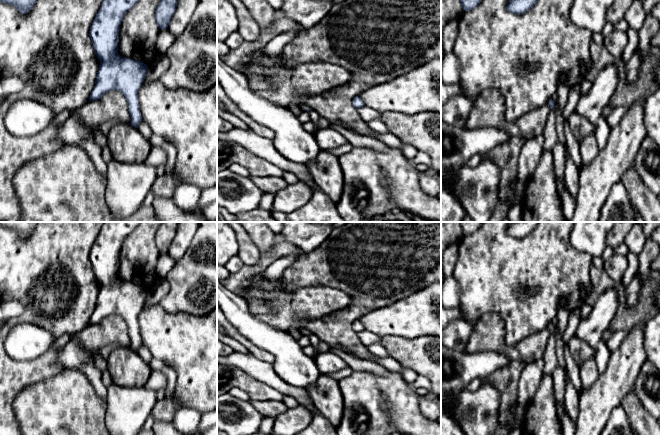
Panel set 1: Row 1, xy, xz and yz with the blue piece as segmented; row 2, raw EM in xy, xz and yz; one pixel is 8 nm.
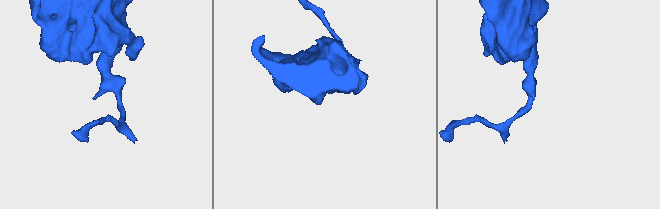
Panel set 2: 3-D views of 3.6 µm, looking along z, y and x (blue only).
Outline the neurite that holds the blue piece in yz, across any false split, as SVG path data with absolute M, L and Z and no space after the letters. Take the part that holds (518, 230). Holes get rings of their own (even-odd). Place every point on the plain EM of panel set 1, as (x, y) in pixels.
M512 222L506 232L513 238L524 238L530 234L539 222Z

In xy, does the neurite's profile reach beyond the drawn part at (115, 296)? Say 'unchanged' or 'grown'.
unchanged

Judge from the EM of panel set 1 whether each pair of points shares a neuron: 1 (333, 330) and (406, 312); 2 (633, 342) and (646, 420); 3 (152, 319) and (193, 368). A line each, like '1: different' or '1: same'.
1: different
2: different
3: same

